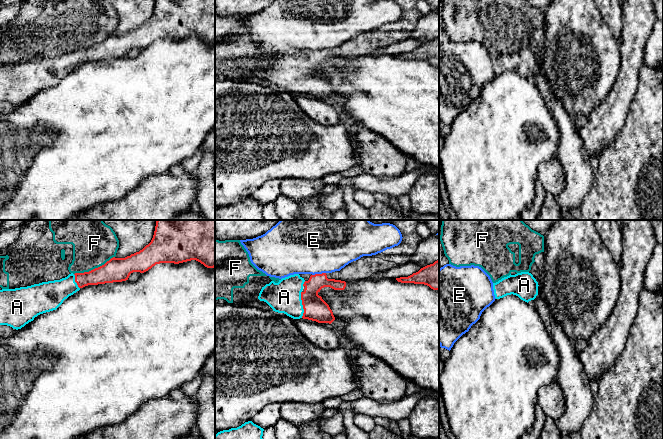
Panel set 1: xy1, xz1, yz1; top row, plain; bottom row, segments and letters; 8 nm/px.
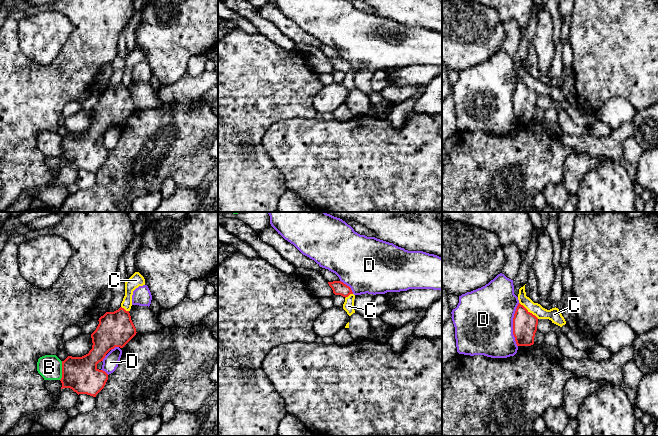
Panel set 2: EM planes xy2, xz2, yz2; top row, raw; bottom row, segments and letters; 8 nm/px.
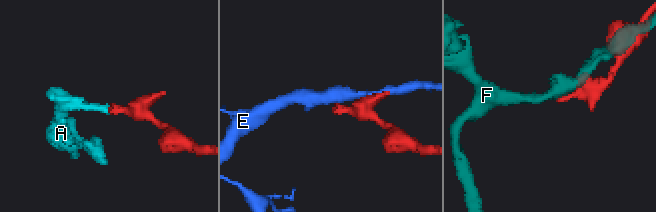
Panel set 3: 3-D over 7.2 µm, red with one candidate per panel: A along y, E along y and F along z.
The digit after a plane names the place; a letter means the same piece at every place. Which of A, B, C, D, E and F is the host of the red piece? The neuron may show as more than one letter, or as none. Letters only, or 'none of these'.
A

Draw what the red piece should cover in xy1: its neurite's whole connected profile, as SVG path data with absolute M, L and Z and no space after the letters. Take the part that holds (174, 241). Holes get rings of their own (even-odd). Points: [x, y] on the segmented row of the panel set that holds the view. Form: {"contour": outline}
{"contour": "M157 220L151 242L139 252L125 258L113 257L89 272L71 273L60 280L0 290L0 325L21 329L38 315L56 310L65 299L85 286L122 282L128 280L131 273L144 273L156 264L179 264L191 260L207 268L215 267L215 220Z"}

